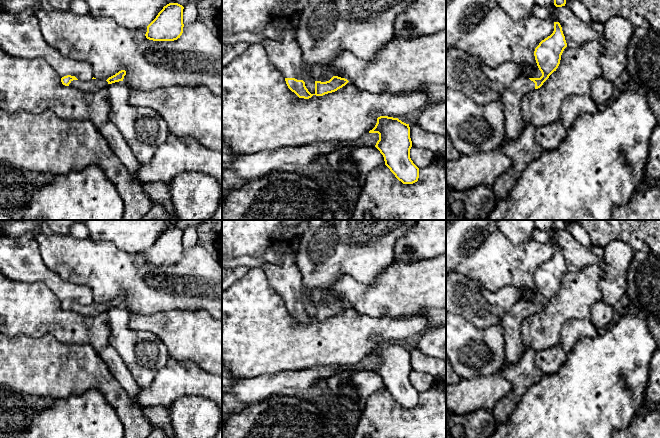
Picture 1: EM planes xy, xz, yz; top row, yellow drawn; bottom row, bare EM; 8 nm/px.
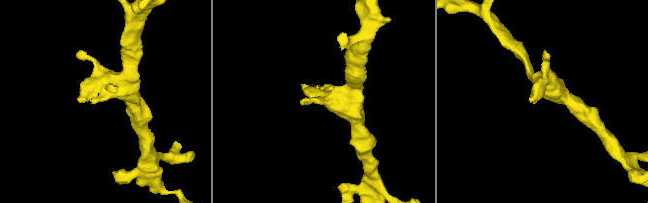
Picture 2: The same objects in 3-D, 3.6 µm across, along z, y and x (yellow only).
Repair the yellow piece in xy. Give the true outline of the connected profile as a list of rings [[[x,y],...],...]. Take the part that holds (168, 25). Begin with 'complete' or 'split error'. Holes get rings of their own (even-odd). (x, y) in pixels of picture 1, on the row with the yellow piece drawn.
complete; [[[178,3],[164,6],[147,26],[146,38],[153,41],[174,41],[180,38],[184,27],[183,9]]]

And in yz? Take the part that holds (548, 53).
split error; [[[554,22],[553,33],[542,40],[534,51],[535,60],[542,76],[540,78],[518,78],[502,94],[500,99],[505,115],[505,134],[509,139],[515,140],[521,134],[525,124],[520,113],[522,97],[530,91],[540,88],[556,71],[566,47],[562,27],[559,22]]]

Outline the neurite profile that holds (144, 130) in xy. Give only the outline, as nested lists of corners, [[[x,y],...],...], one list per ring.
[[[119,81],[108,84],[110,110],[109,120],[118,128],[139,163],[147,163],[154,156],[169,134],[165,120],[152,108],[134,107],[129,103],[131,88]]]

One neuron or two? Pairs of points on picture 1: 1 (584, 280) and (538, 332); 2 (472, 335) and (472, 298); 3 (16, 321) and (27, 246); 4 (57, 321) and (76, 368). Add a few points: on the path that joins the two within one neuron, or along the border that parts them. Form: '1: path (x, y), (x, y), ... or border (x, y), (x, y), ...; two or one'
1: path (577, 293), (551, 319); one
2: border (456, 312), (479, 328), (495, 324); two
3: border (10, 278), (16, 281), (42, 282), (45, 285); two
4: border (44, 334), (52, 334), (65, 343), (89, 345); two

